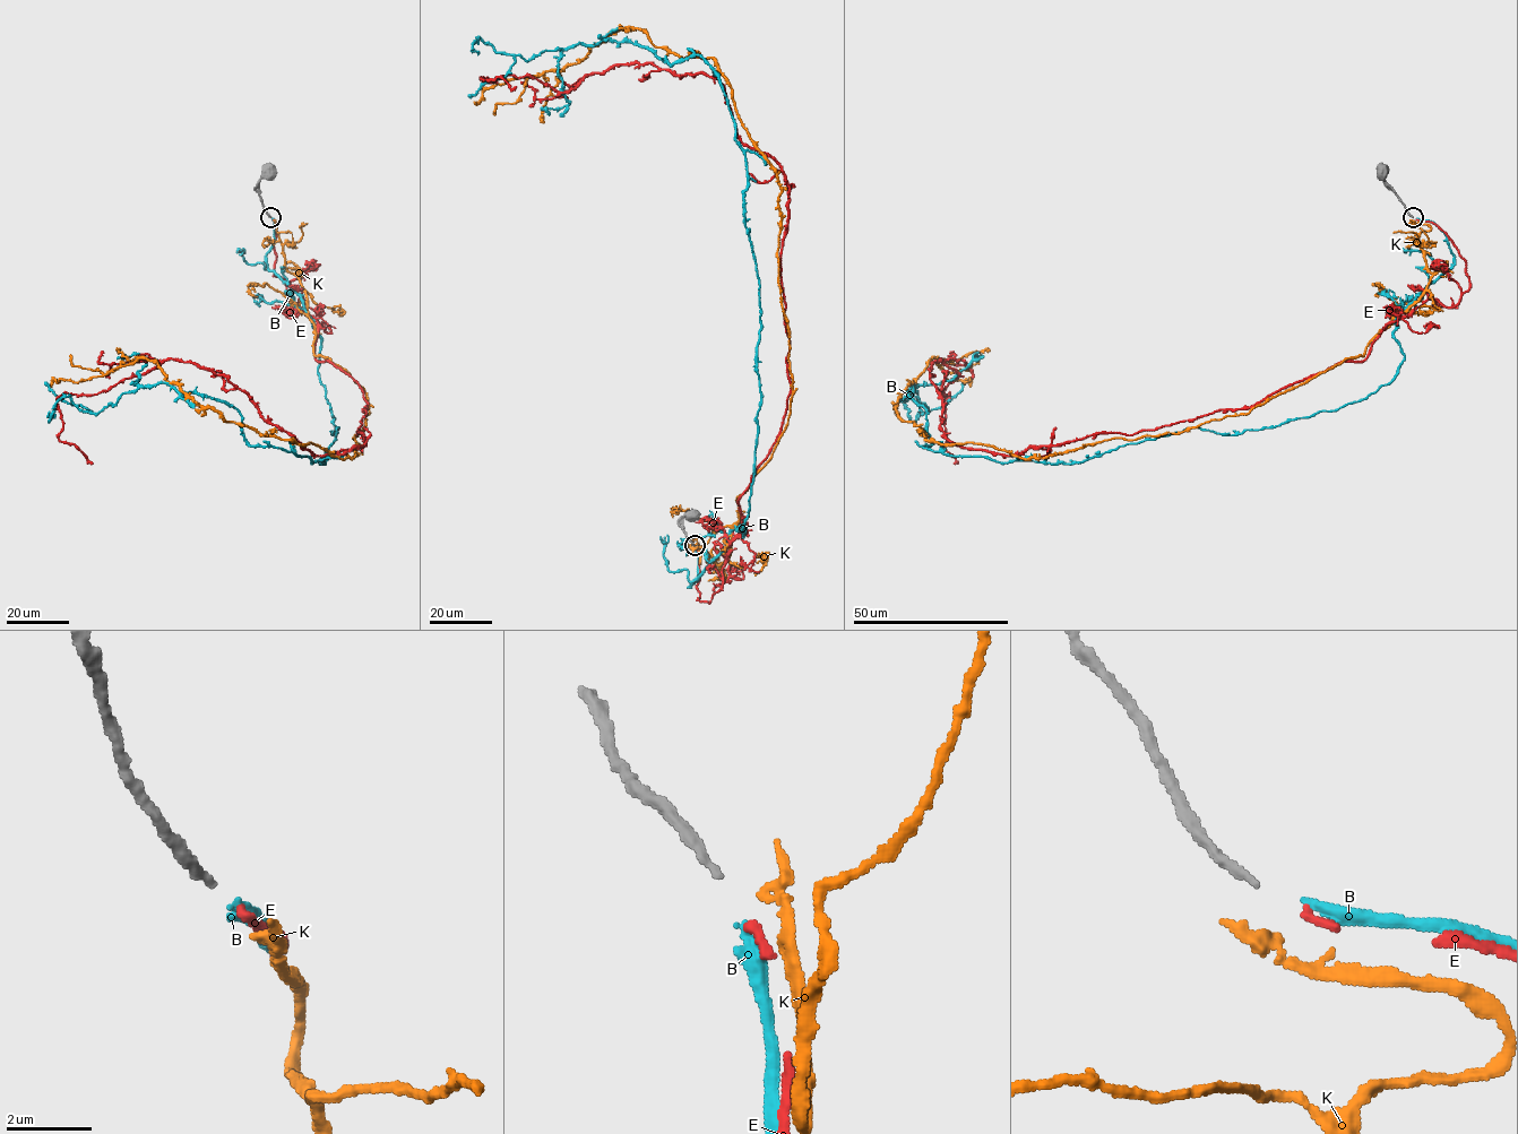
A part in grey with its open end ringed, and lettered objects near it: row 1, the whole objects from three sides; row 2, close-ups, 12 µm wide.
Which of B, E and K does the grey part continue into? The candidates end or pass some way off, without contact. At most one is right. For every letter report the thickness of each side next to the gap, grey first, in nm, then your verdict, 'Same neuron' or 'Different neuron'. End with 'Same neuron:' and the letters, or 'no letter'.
B: Thickness 200 nm (grey) against 240 nm. Different neuron
E: Thickness 200 nm (grey) against 200 nm. Same neuron
K: Thickness 200 nm (grey) against 200 nm. Different neuron
Same neuron: E

